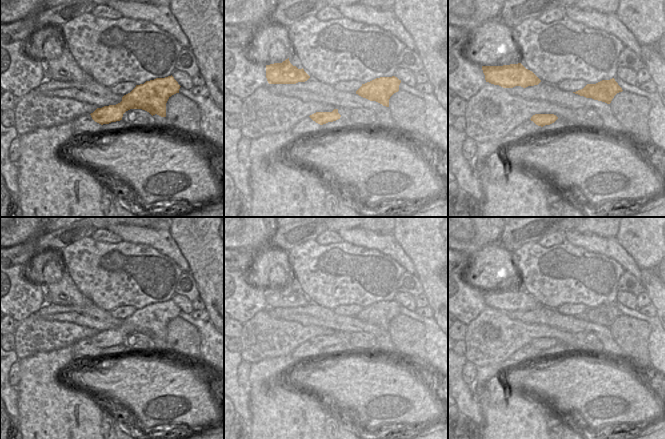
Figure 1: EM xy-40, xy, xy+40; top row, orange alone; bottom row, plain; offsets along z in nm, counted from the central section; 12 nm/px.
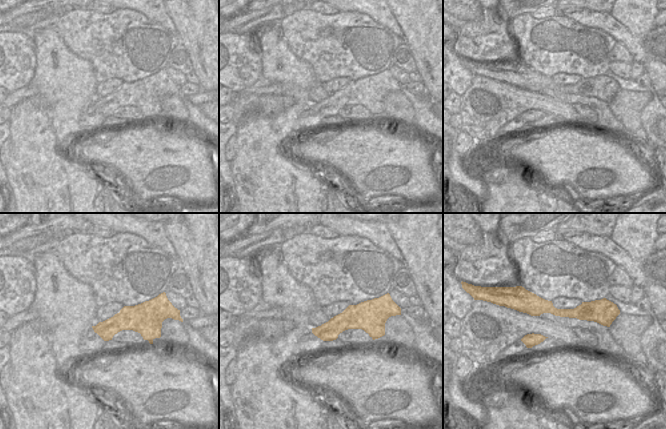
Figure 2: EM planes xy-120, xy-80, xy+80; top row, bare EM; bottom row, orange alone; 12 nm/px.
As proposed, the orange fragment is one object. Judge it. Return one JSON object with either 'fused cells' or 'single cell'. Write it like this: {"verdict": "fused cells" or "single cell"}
{"verdict": "fused cells"}

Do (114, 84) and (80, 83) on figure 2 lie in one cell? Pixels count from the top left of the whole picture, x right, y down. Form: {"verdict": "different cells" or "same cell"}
{"verdict": "different cells"}

